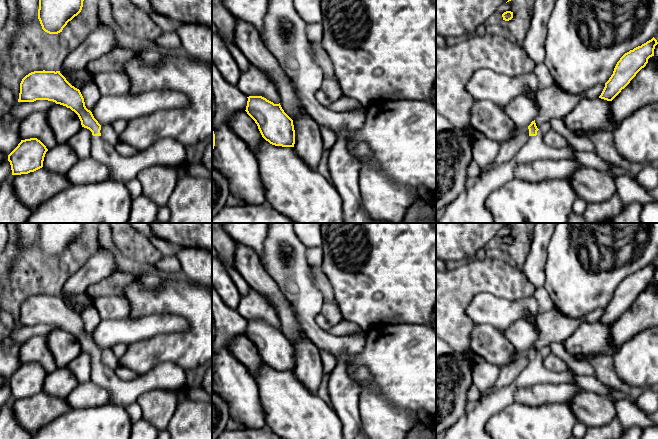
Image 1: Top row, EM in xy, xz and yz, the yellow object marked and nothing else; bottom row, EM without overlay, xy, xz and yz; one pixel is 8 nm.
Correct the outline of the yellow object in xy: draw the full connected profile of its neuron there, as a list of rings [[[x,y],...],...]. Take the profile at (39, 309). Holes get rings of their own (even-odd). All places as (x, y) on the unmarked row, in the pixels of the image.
[[[34,295],[26,299],[20,307],[18,326],[34,326],[36,324],[53,325],[74,335],[84,352],[92,356],[91,381],[104,388],[109,394],[109,403],[126,408],[137,401],[138,397],[151,390],[181,390],[187,384],[186,371],[172,362],[159,362],[145,374],[137,375],[134,380],[121,380],[115,370],[105,366],[101,361],[101,349],[94,342],[92,336],[85,330],[84,322],[79,313],[72,310],[60,295]]]

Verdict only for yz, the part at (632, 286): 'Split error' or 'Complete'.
Complete

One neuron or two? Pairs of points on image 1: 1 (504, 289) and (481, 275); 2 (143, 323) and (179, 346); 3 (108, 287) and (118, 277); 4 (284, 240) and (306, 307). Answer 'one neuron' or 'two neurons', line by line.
1: one neuron
2: two neurons
3: one neuron
4: one neuron

